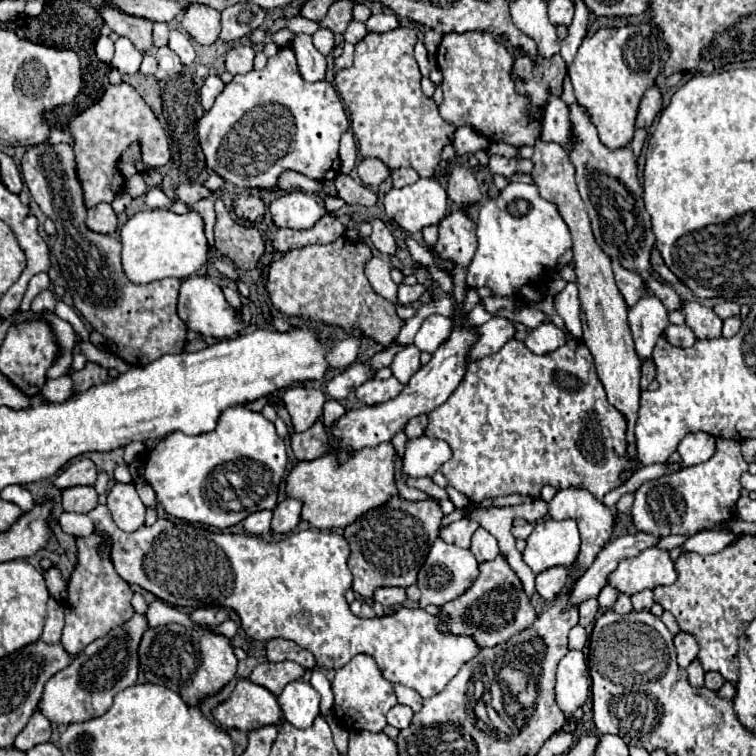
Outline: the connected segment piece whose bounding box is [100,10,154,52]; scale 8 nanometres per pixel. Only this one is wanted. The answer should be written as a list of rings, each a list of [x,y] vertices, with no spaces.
[[[100,10],[100,16],[116,34],[128,38],[138,52],[148,52],[154,48],[152,22],[146,18],[128,18],[128,14],[120,14],[118,10]]]

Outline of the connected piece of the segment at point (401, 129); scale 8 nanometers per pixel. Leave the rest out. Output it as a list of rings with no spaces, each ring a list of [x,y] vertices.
[[[398,26],[392,32],[386,34],[366,34],[354,50],[354,64],[350,68],[344,68],[336,74],[334,86],[350,114],[350,128],[356,136],[358,152],[362,158],[380,158],[384,164],[390,166],[390,170],[396,168],[414,168],[420,176],[432,178],[436,174],[436,168],[440,164],[440,152],[448,144],[454,126],[442,120],[438,114],[438,106],[432,98],[426,98],[420,90],[420,70],[414,60],[414,46],[416,46],[416,32],[412,28]]]

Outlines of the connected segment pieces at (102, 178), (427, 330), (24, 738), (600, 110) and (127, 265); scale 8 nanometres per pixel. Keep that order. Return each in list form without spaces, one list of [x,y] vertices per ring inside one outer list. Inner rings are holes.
[[[126,82],[118,86],[108,86],[102,100],[90,106],[86,112],[78,114],[70,122],[68,130],[74,138],[78,178],[84,186],[86,208],[96,206],[98,202],[112,202],[112,198],[122,190],[124,178],[116,168],[116,160],[132,142],[140,140],[142,158],[148,166],[164,166],[170,160],[168,138],[162,124],[152,114],[152,110],[144,104],[142,96]]]
[[[432,314],[428,316],[420,330],[416,332],[416,338],[414,338],[414,344],[422,350],[422,352],[430,352],[434,354],[434,350],[448,338],[452,330],[452,320],[446,318],[446,316],[440,316],[440,314]]]
[[[36,710],[36,712],[32,714],[32,718],[28,720],[26,728],[16,736],[14,748],[16,748],[16,750],[22,750],[22,752],[28,752],[32,746],[42,744],[42,742],[48,742],[50,736],[52,736],[50,720],[48,720],[40,710]]]
[[[648,24],[600,28],[596,34],[582,40],[568,74],[574,84],[576,102],[588,110],[604,146],[616,148],[630,144],[636,130],[634,122],[640,98],[650,86],[654,86],[658,70],[658,40]]]
[[[170,210],[136,212],[122,226],[122,266],[134,284],[148,284],[168,276],[188,278],[208,262],[208,240],[204,234],[204,220],[198,212],[176,214]]]

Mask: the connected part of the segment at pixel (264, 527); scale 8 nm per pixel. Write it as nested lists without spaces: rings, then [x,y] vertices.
[[[260,510],[260,512],[254,512],[250,514],[242,526],[248,534],[256,534],[256,536],[262,536],[262,534],[268,534],[270,532],[270,520],[272,520],[272,510]]]

